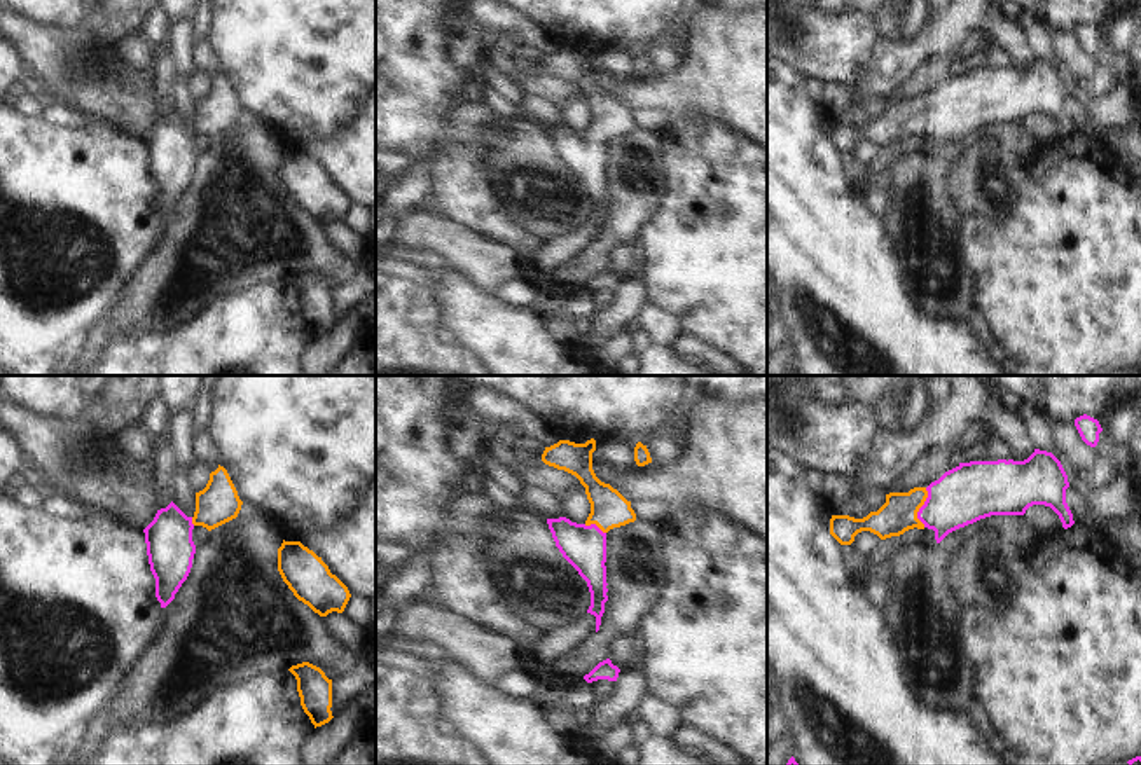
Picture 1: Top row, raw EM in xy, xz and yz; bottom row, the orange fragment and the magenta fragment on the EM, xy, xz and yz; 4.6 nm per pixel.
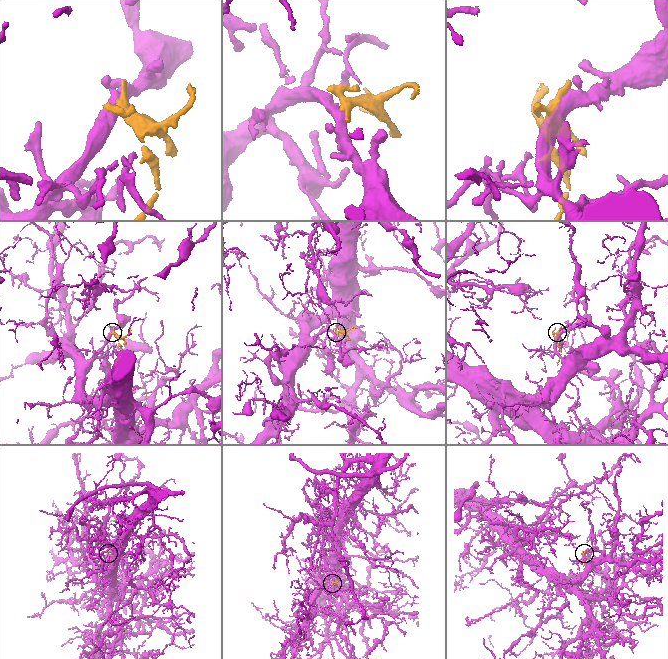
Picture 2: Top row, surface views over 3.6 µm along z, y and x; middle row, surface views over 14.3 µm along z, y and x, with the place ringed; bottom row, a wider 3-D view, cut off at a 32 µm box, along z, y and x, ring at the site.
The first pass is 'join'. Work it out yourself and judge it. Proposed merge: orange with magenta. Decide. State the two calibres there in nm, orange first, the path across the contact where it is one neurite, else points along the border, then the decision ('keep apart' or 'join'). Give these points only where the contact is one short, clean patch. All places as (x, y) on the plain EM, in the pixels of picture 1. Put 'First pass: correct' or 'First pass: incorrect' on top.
First pass: correct
170/260 nm | across yz (898, 123), (921, 114), (946, 114), (972, 100) | join

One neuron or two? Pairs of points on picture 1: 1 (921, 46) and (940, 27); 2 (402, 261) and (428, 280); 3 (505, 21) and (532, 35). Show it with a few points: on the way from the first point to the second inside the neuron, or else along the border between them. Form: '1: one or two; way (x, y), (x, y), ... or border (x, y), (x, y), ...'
1: one; way (926, 41), (935, 32)
2: one; way (409, 268), (421, 273)
3: one; way (512, 21), (525, 28)

